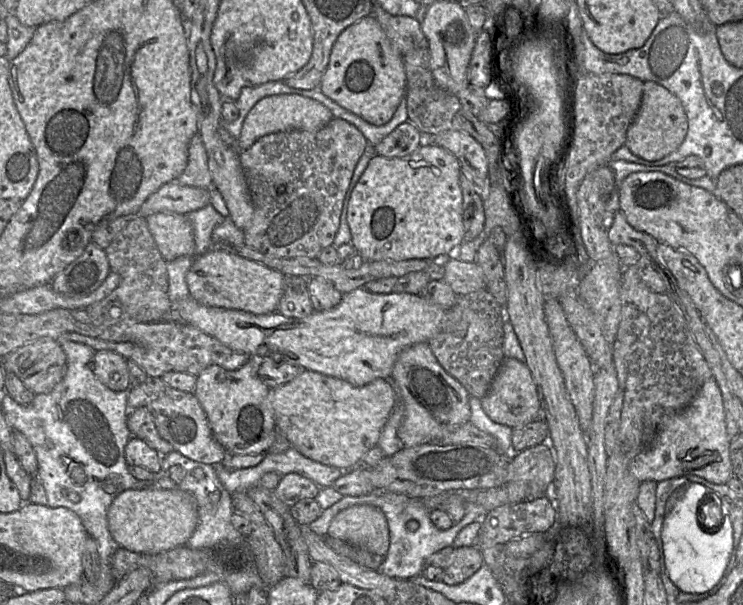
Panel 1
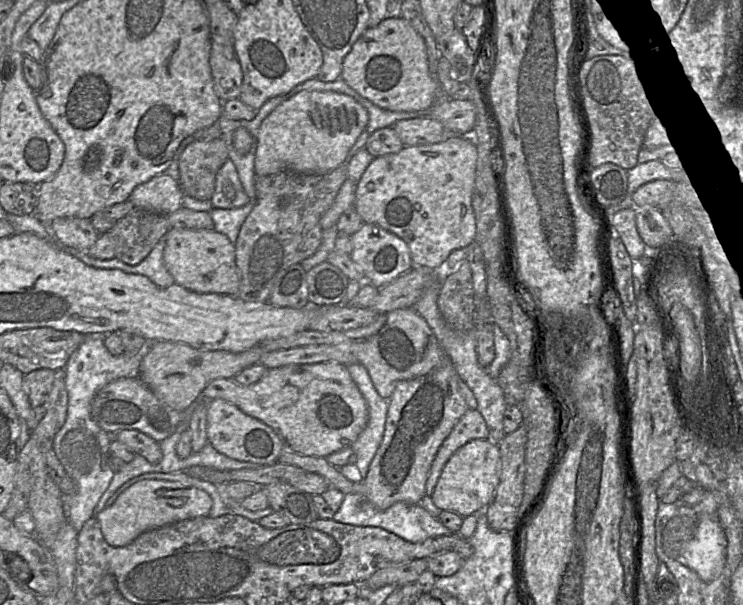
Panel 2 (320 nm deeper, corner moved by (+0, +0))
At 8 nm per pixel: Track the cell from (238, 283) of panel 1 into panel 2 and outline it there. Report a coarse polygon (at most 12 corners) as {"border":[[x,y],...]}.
{"border":[[170,228],[174,283],[236,296],[235,247],[212,230]]}

